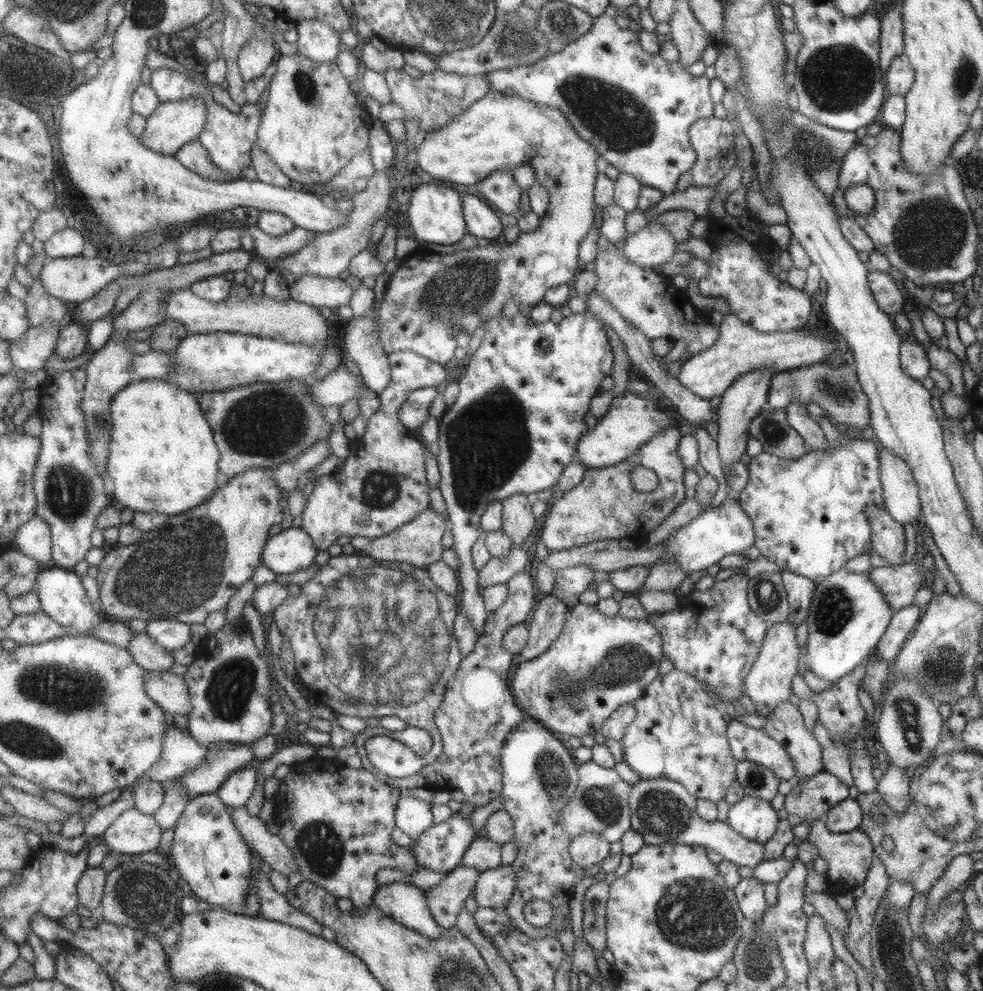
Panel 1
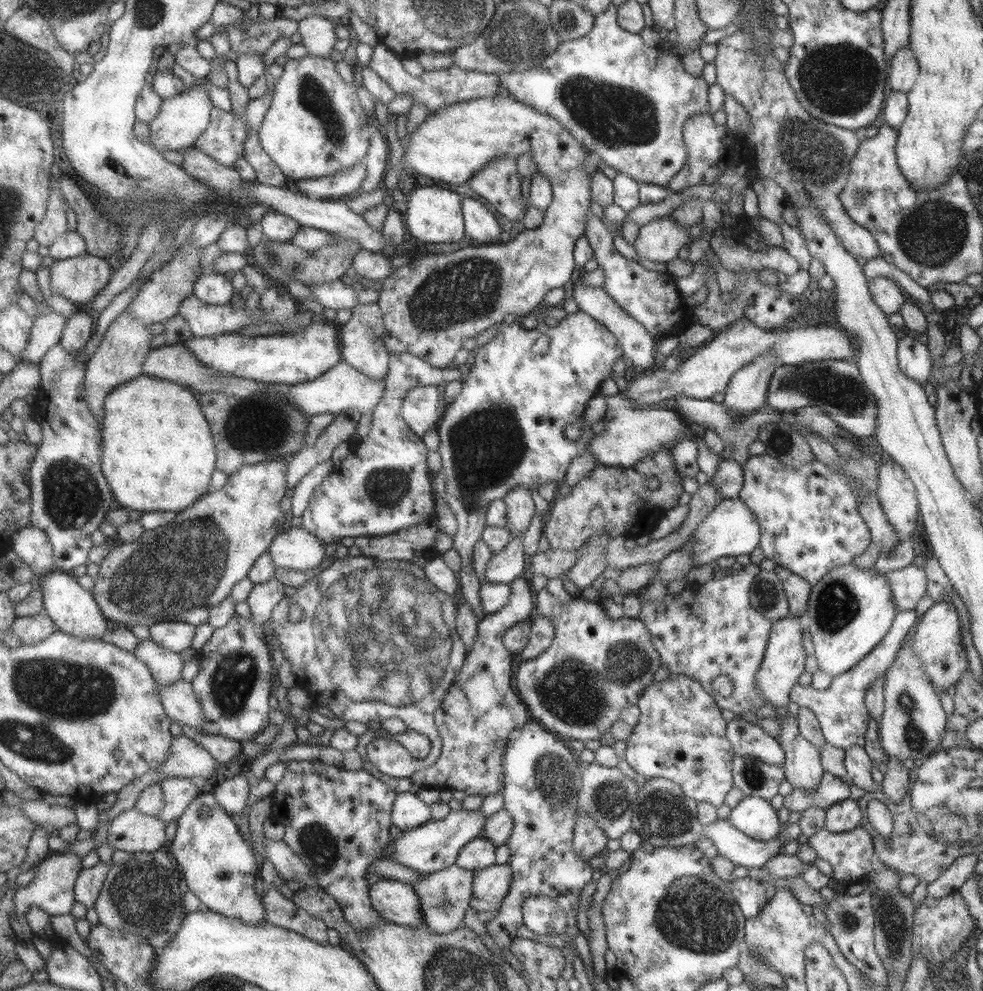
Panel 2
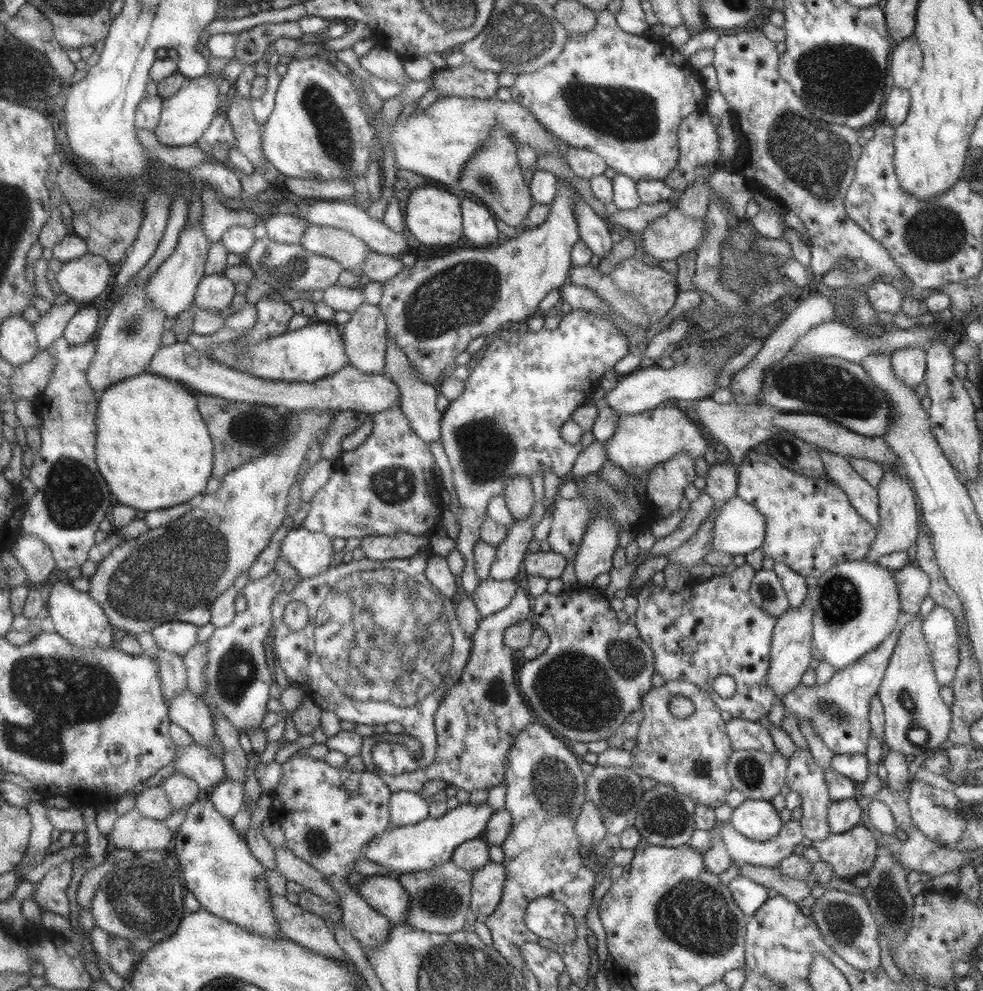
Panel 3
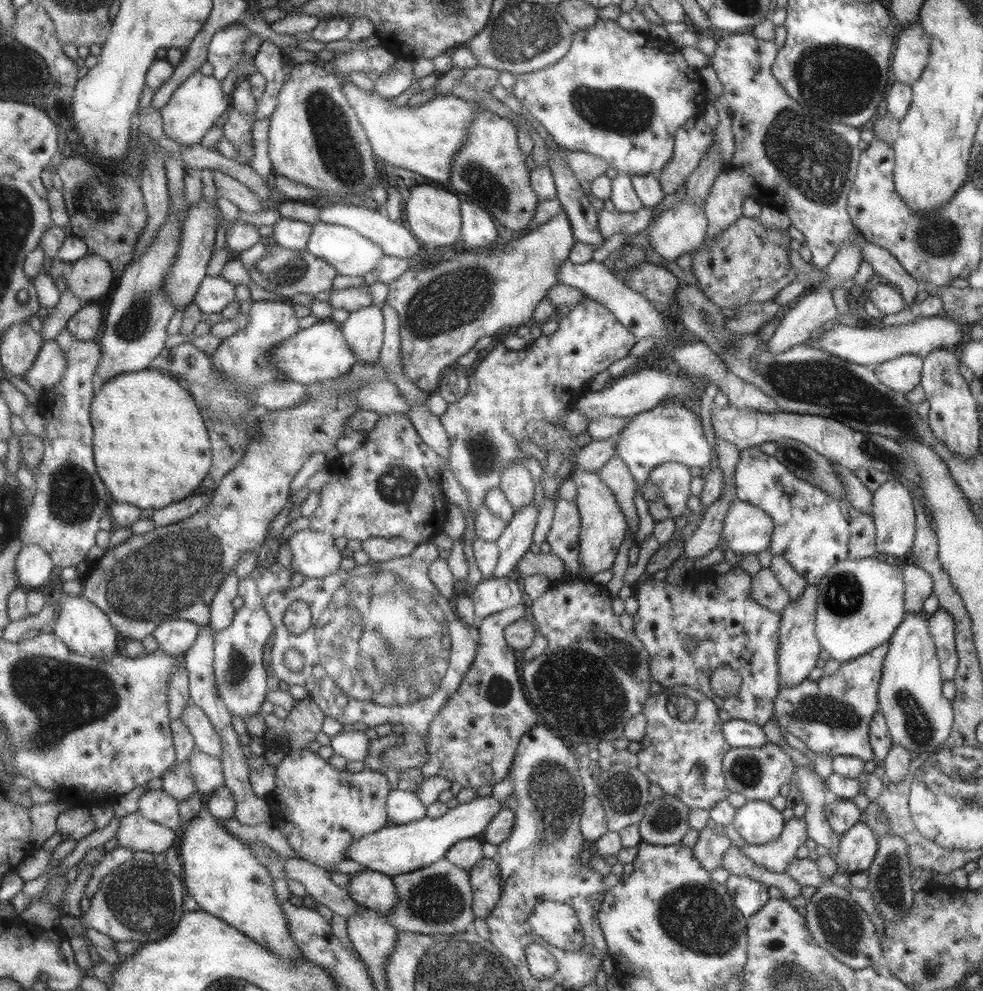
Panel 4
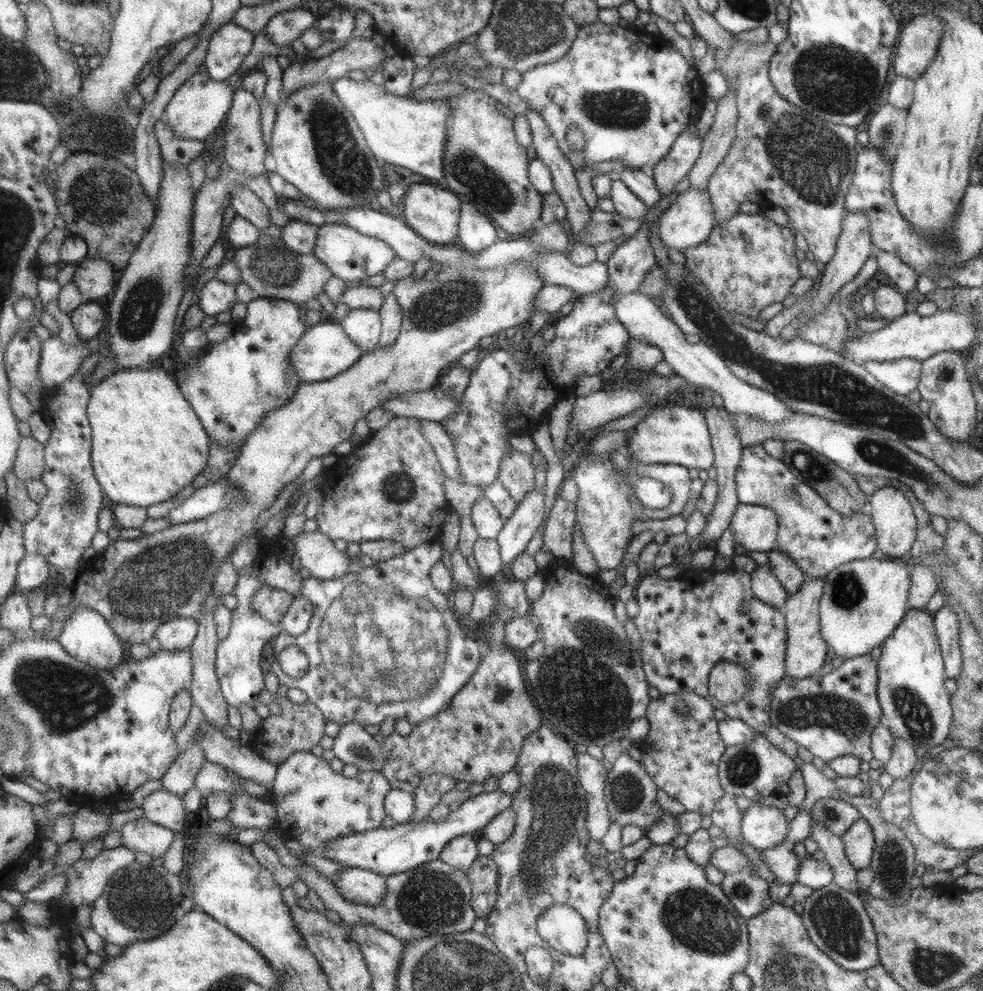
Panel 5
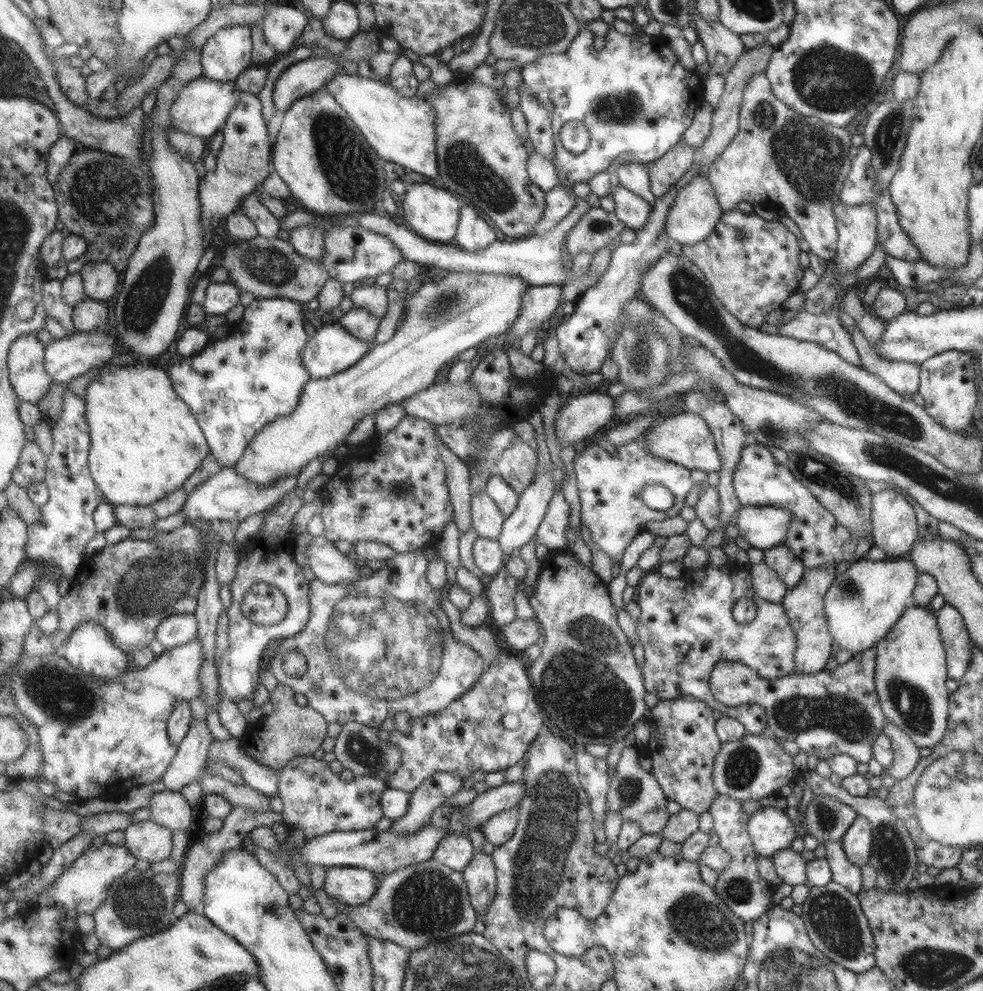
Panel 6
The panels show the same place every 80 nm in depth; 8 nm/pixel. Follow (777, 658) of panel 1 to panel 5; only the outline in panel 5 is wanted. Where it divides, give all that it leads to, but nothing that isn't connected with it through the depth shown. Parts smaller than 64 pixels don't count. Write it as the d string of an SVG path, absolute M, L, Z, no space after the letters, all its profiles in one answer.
M805 577L800 587L788 595L783 604L784 621L787 629L787 646L785 655L785 677L793 680L814 677L827 656L825 644L819 626L819 599L822 593L824 577L814 579Z

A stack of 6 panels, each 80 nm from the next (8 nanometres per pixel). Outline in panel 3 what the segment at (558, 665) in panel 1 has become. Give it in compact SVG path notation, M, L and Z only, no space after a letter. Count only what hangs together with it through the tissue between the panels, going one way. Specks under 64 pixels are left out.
M579 586L558 594L546 591L532 599L533 625L548 634L548 645L537 658L528 660L517 674L517 686L526 703L543 723L556 735L575 742L604 740L616 734L626 716L640 708L642 696L651 689L653 651L641 640L637 627L630 620L619 624L615 612L604 600L601 590Z

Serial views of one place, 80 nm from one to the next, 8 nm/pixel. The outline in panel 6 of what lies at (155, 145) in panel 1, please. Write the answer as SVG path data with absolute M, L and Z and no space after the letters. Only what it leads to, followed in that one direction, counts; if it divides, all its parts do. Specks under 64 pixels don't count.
M204 76L190 80L183 87L179 98L173 102L172 115L175 128L203 138L213 136L226 123L240 98L240 93L241 90L234 81L219 82Z

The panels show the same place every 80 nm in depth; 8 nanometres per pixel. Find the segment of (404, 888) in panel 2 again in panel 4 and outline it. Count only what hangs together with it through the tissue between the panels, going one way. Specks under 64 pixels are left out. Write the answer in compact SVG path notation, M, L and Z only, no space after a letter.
M368 869L350 877L345 890L352 902L381 914L387 914L393 908L397 895L391 877Z

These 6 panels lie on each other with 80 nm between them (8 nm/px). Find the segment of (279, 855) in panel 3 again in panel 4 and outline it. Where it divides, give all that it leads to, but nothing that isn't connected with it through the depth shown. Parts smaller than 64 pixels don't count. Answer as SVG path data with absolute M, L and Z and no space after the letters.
M288 859L283 861L286 880L302 884L306 894L315 902L327 907L333 915L343 918L355 915L355 902L349 899L347 890L331 882L329 872L313 865L310 861Z

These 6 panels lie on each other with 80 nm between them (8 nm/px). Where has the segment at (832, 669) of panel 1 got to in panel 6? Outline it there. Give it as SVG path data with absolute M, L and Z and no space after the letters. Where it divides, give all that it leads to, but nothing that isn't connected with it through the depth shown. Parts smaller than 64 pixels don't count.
M859 559L845 571L833 573L830 587L823 599L824 615L832 642L852 654L873 647L889 632L905 608L914 604L912 592L917 575L918 570L911 559Z

